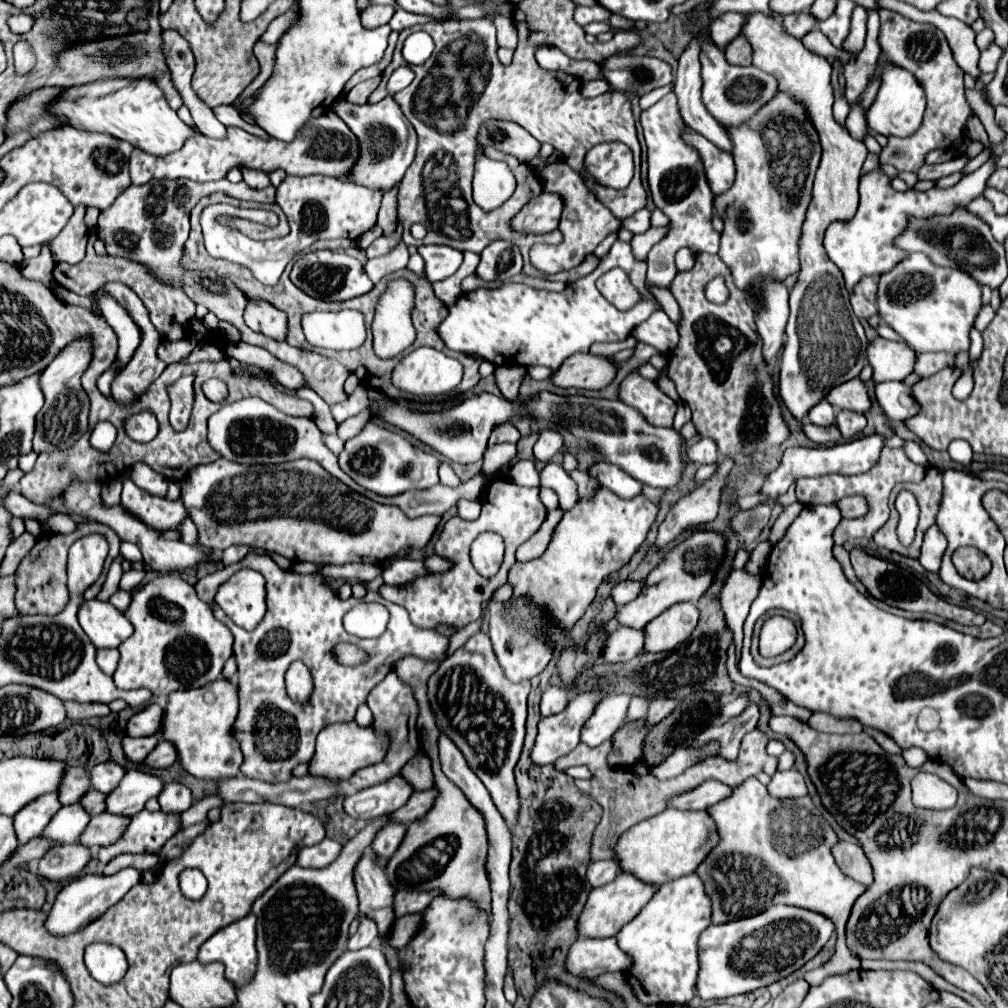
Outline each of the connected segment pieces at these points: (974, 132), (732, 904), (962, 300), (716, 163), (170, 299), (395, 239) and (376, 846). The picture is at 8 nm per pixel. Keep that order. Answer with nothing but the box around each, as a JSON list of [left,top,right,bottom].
[[967,114,989,148],[697,778,867,986],[879,254,981,354],[685,130,735,196],[55,233,195,340],[365,222,403,258],[371,824,405,860]]

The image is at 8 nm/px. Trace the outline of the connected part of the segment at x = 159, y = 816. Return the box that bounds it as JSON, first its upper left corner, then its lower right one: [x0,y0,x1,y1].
[97,810,179,864]

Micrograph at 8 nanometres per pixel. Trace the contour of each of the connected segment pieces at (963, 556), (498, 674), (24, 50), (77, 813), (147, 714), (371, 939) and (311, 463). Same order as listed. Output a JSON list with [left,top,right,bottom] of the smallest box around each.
[[959,546,991,580],[427,632,529,828],[13,40,37,74],[43,802,91,844],[127,704,165,736],[347,916,379,950],[181,458,441,564]]

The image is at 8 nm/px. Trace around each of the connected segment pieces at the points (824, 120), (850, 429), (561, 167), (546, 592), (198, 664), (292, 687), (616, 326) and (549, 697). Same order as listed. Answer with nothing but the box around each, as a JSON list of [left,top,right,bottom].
[[743,14,867,420],[837,410,867,438],[531,162,621,274],[509,488,657,630],[113,574,233,696],[285,662,313,704],[437,240,657,370],[541,688,569,716]]

